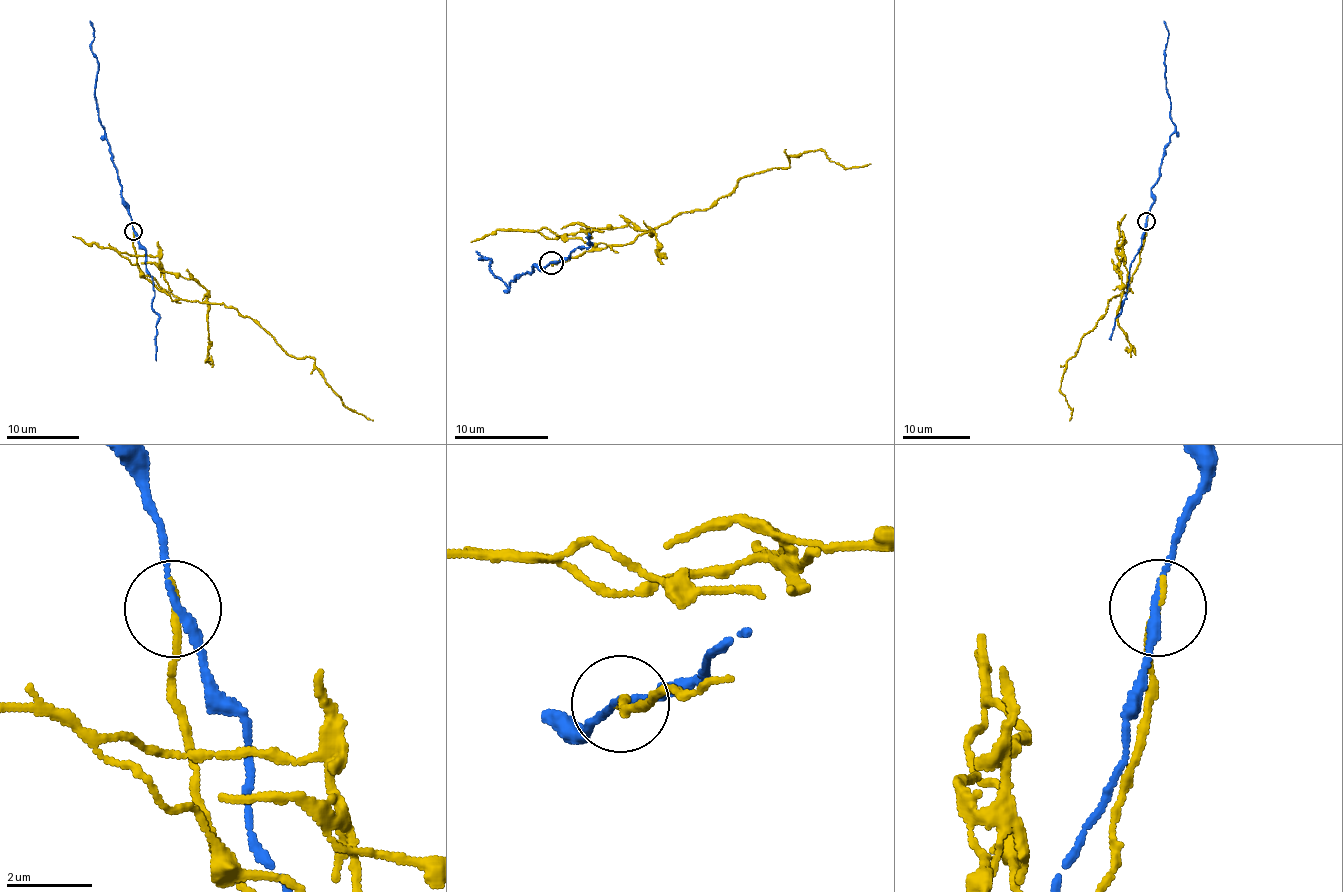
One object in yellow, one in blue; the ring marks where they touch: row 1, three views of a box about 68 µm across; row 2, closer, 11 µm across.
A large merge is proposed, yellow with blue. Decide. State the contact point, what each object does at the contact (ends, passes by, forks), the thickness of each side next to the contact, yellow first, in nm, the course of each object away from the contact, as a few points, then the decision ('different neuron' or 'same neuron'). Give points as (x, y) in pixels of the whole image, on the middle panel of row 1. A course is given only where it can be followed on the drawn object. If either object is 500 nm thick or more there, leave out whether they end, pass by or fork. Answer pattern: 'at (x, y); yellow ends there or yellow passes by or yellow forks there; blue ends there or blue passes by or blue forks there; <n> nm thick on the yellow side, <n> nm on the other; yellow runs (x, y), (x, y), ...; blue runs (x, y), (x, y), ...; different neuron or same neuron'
at (551, 263); yellow ends there; blue passes by; 180 nm thick on the yellow side, 190 nm on the other; yellow runs (552, 262), (629, 244), (705, 211), (745, 176), (786, 168), (792, 156), (818, 149), (846, 169), (870, 163); blue runs (552, 262), (540, 270), (534, 263), (533, 270), (507, 286), (494, 275), (489, 257), (482, 259), (476, 250); different neuron

